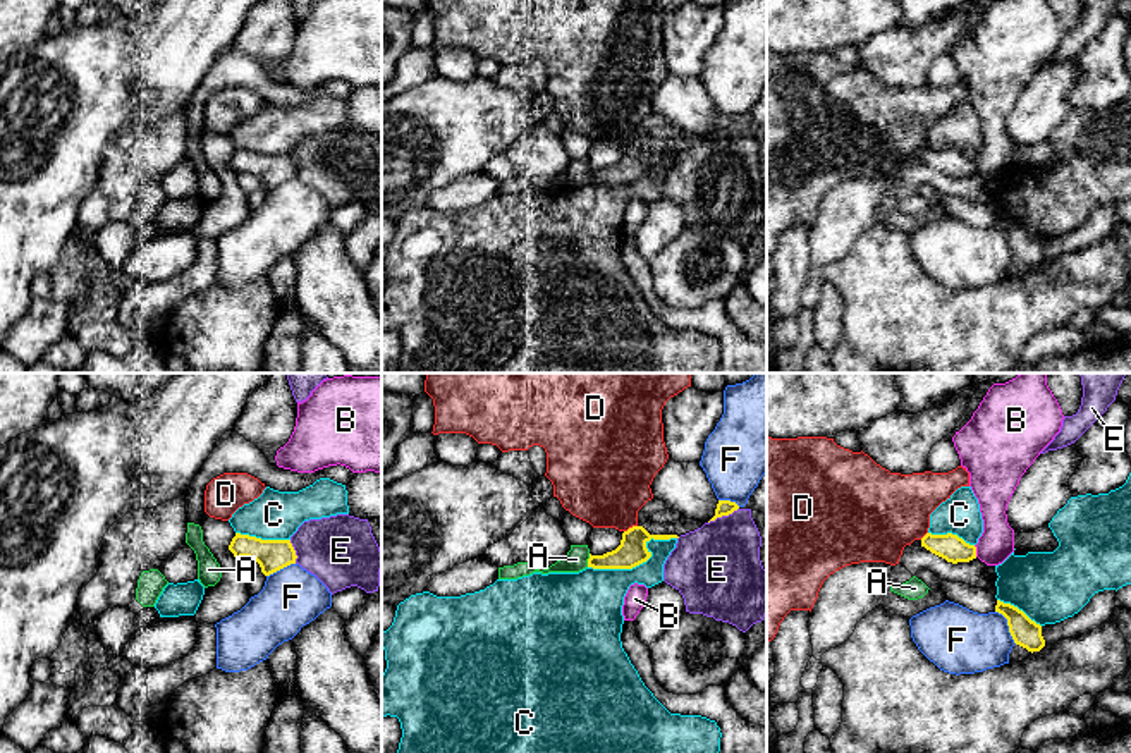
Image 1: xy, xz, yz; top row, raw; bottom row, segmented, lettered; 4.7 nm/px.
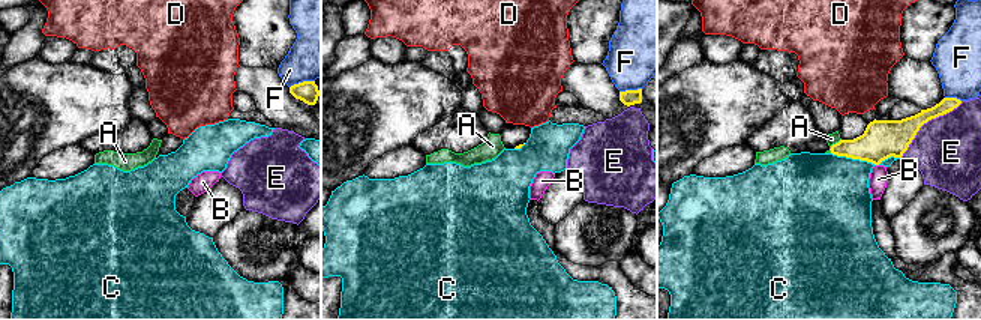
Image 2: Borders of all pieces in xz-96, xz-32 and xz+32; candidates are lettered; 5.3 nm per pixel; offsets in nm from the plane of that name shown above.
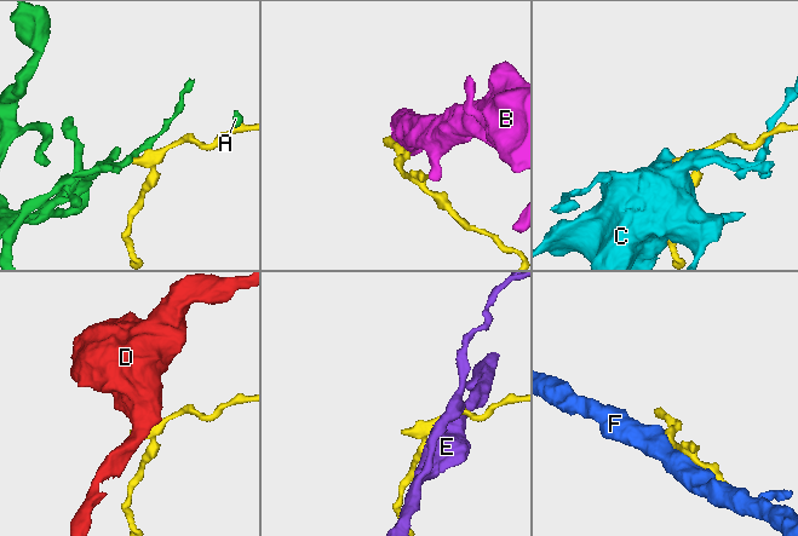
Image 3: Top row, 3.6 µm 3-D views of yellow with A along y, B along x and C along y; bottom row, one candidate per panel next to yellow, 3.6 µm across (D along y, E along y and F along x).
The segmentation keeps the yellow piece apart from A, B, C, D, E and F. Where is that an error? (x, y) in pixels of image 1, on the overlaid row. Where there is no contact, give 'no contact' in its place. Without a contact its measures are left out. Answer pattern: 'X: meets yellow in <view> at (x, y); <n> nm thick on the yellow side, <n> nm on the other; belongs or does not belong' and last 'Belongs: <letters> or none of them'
A: meets yellow in xz at (588, 561); 140 nm thick on the yellow side, 110 nm on the other; does not belong
B: meets yellow in yz at (975, 550); 120 nm thick on the yellow side, 160 nm on the other; does not belong
C: meets yellow in xz at (640, 563); 140 nm thick on the yellow side, 240 nm on the other; does not belong
D: meets yellow in xz at (629, 528); 140 nm thick on the yellow side, 400 nm on the other; does not belong
E: meets yellow in xz at (722, 514); 80 nm thick on the yellow side, 400 nm on the other; does not belong
F: meets yellow in yz at (1008, 624); 140 nm thick on the yellow side, 300 nm on the other; does not belong
Belongs: none of them

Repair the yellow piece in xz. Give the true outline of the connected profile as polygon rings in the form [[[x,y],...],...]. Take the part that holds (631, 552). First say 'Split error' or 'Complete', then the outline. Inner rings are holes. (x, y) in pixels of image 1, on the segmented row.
Complete. [[[633,526],[622,533],[621,545],[603,555],[591,555],[588,567],[593,569],[633,569],[651,557],[646,548],[650,540],[670,540],[679,538],[677,535],[650,535],[643,526]]]

